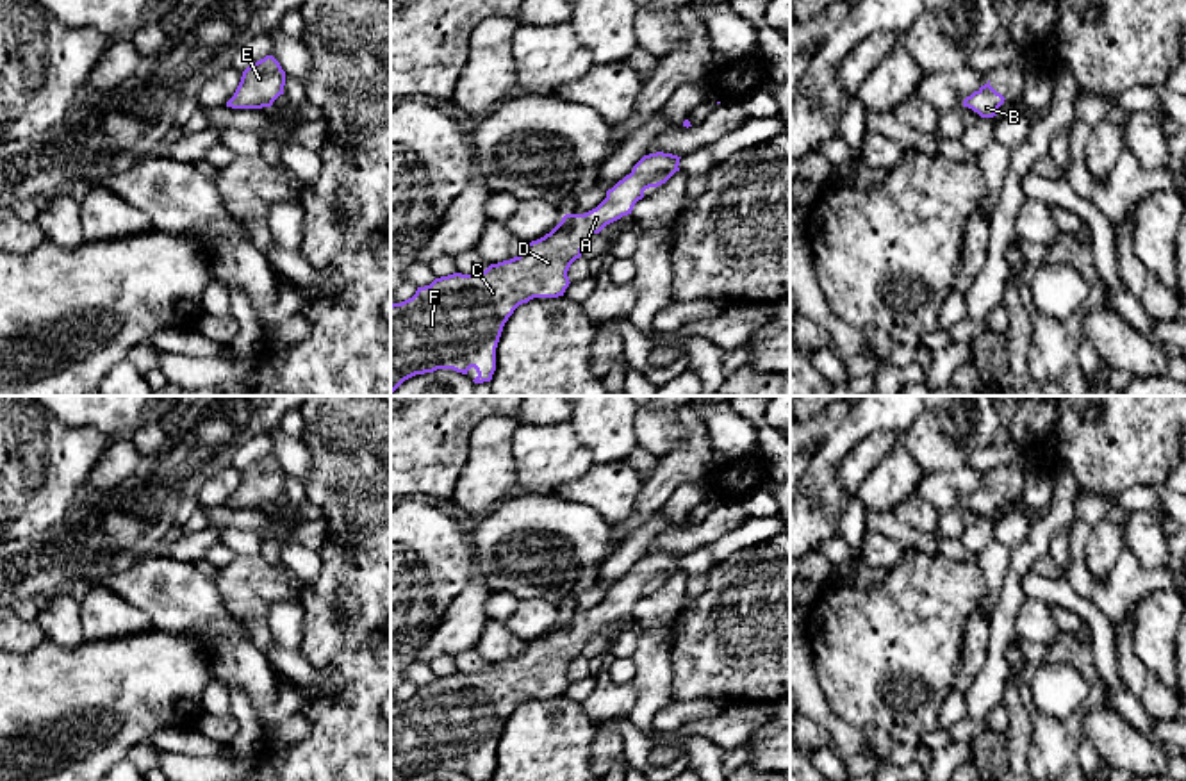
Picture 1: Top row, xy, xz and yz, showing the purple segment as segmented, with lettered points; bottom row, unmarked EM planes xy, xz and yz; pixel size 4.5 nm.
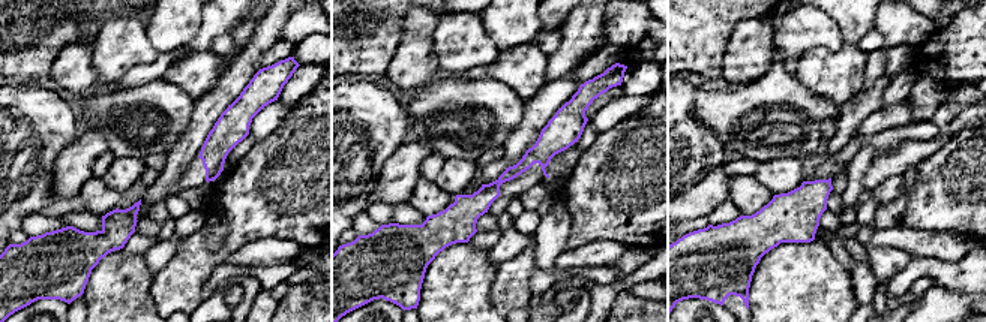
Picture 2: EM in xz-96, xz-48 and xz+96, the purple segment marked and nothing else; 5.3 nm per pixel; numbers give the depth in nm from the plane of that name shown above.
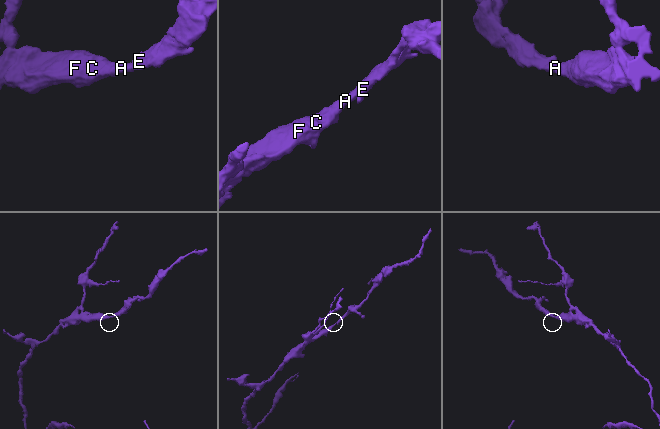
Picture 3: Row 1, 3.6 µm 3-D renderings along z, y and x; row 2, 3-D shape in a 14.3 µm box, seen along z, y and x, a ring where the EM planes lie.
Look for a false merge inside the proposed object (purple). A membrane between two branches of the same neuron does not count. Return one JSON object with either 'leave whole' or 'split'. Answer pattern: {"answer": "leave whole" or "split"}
{"answer": "leave whole"}

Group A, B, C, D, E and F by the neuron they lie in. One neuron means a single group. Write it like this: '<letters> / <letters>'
A B C D E F

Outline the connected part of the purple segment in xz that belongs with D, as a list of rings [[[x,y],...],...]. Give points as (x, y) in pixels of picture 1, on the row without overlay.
[[[672,553],[644,555],[612,588],[606,597],[585,613],[565,613],[562,621],[544,637],[526,642],[526,649],[510,660],[490,663],[485,670],[473,674],[453,672],[435,678],[430,685],[417,686],[416,694],[401,703],[391,704],[391,781],[405,781],[416,774],[433,772],[437,769],[453,769],[467,774],[471,767],[478,776],[473,781],[490,781],[496,770],[496,747],[505,722],[514,710],[533,697],[558,697],[569,686],[567,670],[571,663],[581,656],[585,642],[599,633],[606,624],[631,613],[635,603],[644,597],[644,590],[665,583],[676,571],[679,571],[679,558]]]

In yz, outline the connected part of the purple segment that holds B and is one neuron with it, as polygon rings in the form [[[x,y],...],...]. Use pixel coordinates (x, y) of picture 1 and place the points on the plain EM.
[[[988,480],[984,485],[981,485],[977,490],[963,499],[963,506],[972,508],[981,517],[993,517],[997,515],[997,510],[1004,503],[1004,499],[1006,497],[997,492]]]

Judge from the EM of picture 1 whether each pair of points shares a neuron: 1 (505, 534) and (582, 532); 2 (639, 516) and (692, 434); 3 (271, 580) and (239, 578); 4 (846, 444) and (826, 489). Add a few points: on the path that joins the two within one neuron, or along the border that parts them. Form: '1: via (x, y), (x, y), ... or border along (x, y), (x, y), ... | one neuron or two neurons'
1: via (525, 534), (535, 530), (562, 532) | one neuron
2: via (653, 496), (691, 453) | one neuron
3: via (264, 580), (247, 580) | one neuron
4: via (835, 453), (826, 462), (826, 478) | one neuron

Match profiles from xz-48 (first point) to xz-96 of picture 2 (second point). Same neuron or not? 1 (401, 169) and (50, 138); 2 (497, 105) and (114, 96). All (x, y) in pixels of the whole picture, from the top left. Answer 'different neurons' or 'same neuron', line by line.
1: different neurons
2: same neuron

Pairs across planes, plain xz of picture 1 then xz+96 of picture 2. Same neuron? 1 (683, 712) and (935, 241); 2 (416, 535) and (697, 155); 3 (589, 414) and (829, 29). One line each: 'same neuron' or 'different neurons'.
1: different neurons
2: same neuron
3: different neurons

